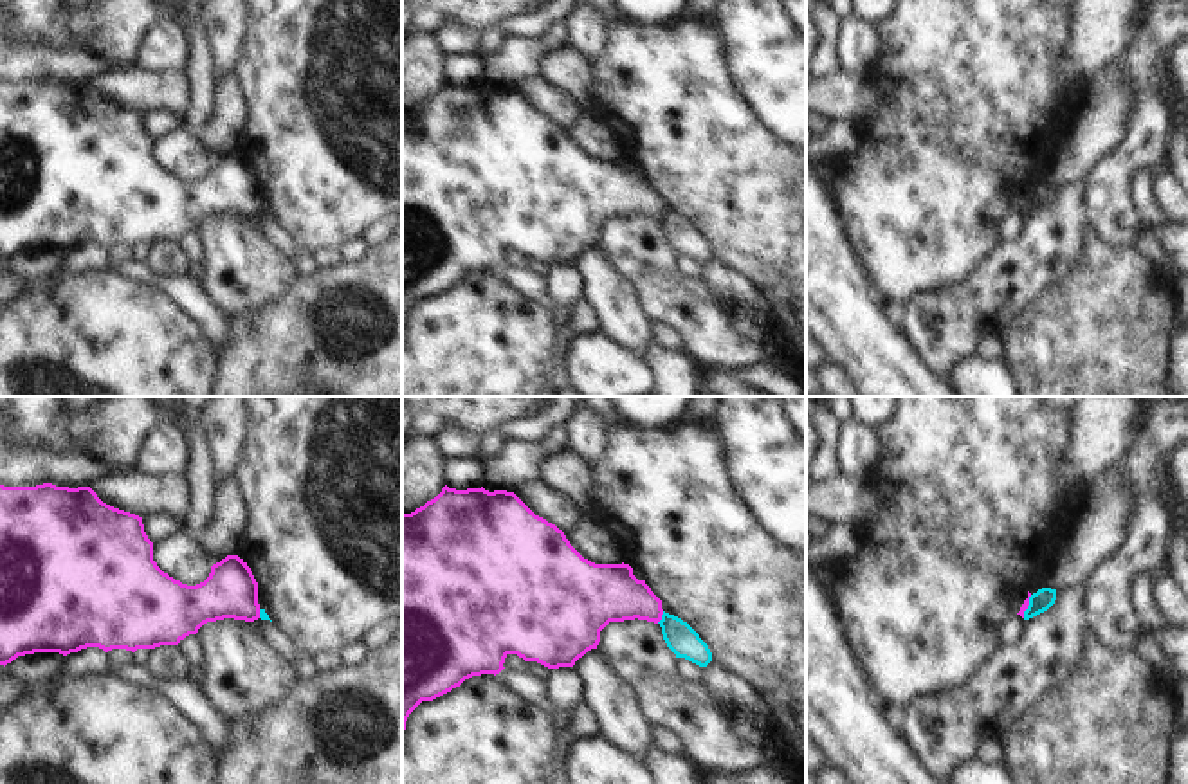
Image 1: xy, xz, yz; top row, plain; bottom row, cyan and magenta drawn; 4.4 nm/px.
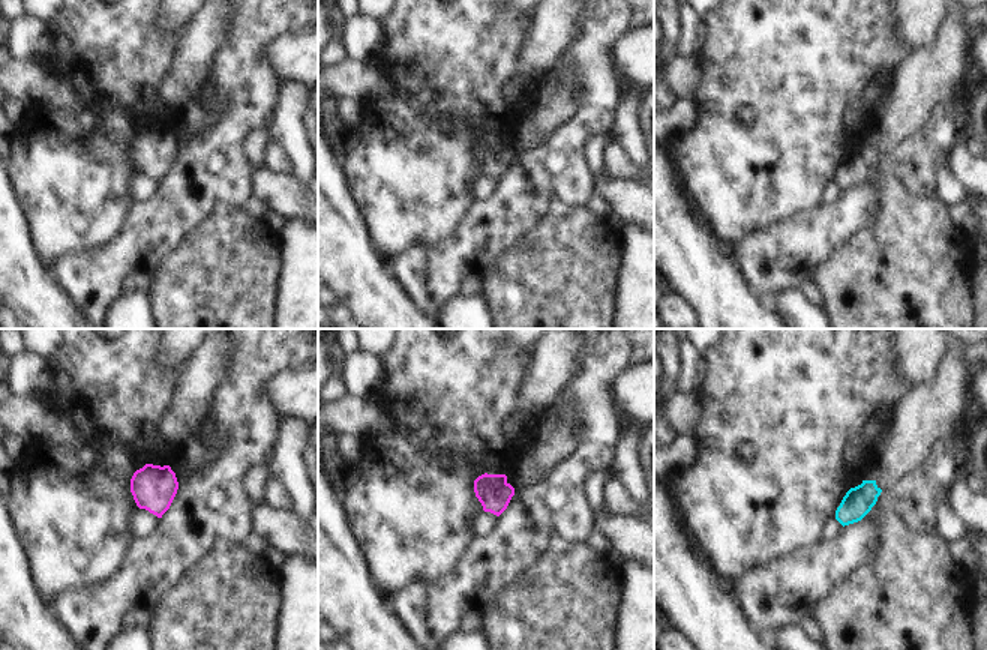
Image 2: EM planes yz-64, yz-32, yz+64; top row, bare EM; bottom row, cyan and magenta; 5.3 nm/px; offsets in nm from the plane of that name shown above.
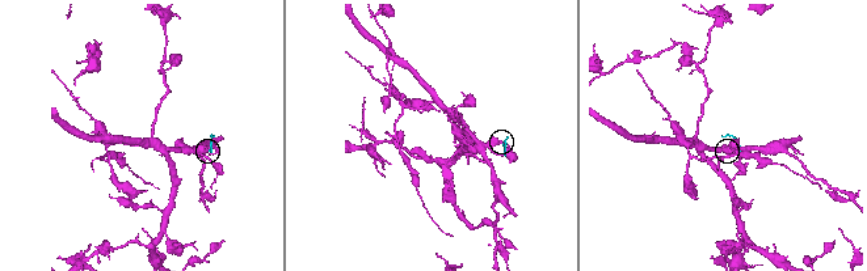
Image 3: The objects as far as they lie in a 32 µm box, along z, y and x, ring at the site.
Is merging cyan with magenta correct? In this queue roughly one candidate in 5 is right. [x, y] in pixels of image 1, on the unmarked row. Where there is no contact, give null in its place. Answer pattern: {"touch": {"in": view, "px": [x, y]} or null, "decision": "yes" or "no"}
{"touch": {"in": "xz", "px": [662, 213]}, "decision": "no"}

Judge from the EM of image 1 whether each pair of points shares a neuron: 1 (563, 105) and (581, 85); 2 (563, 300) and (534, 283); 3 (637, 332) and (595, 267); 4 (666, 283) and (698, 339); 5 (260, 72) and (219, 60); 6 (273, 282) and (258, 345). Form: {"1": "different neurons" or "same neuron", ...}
{"1": "different neurons", "2": "different neurons", "3": "same neuron", "4": "same neuron", "5": "different neurons", "6": "different neurons"}

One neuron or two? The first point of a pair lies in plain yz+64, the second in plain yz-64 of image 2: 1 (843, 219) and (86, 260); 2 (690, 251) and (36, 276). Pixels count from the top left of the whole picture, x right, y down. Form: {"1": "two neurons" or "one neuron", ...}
{"1": "one neuron", "2": "one neuron"}

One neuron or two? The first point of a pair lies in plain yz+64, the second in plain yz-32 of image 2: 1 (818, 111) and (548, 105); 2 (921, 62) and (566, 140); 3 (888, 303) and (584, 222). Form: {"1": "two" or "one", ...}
{"1": "two", "2": "two", "3": "one"}

